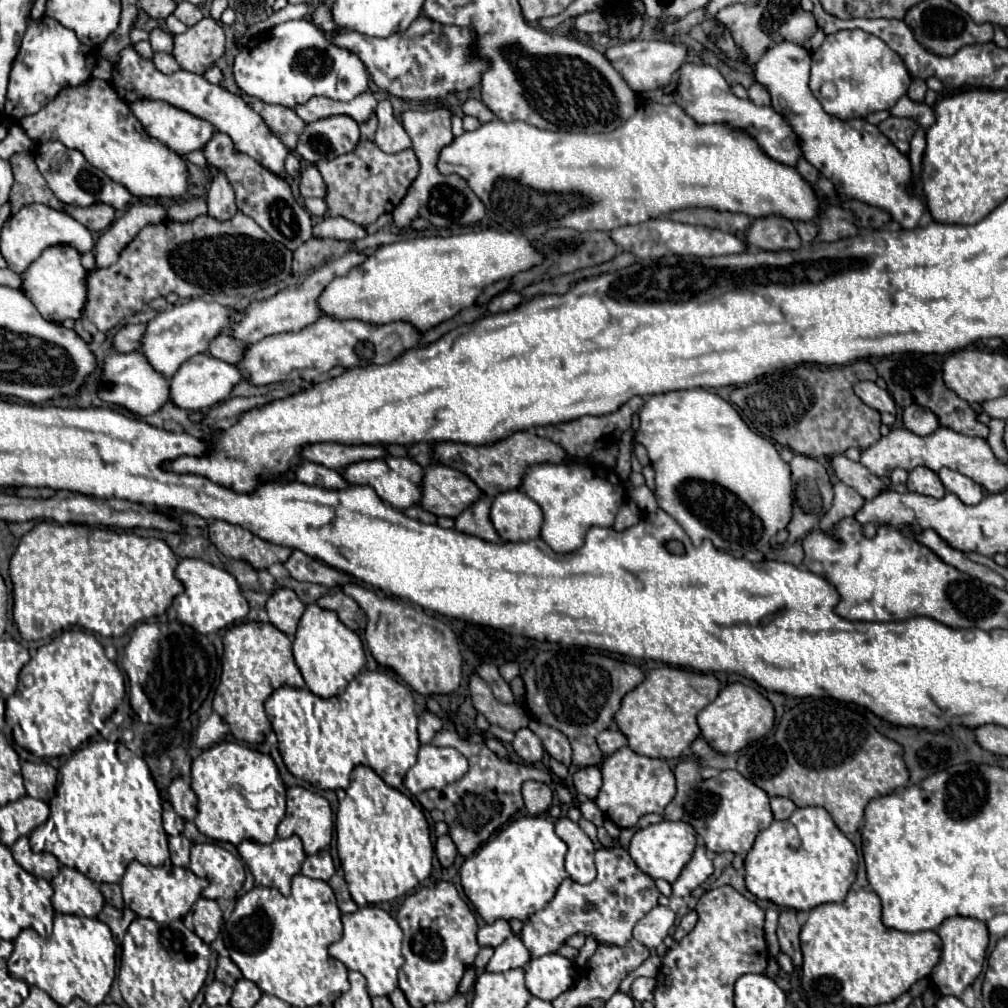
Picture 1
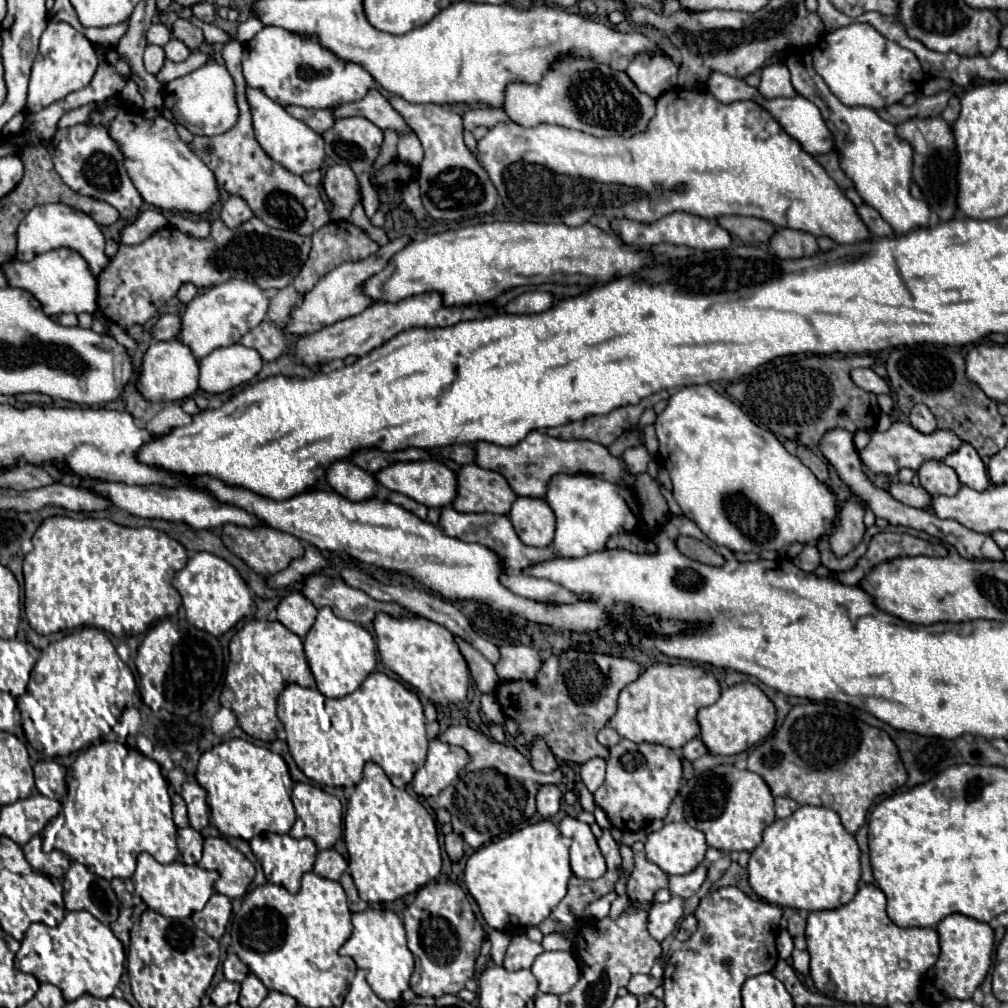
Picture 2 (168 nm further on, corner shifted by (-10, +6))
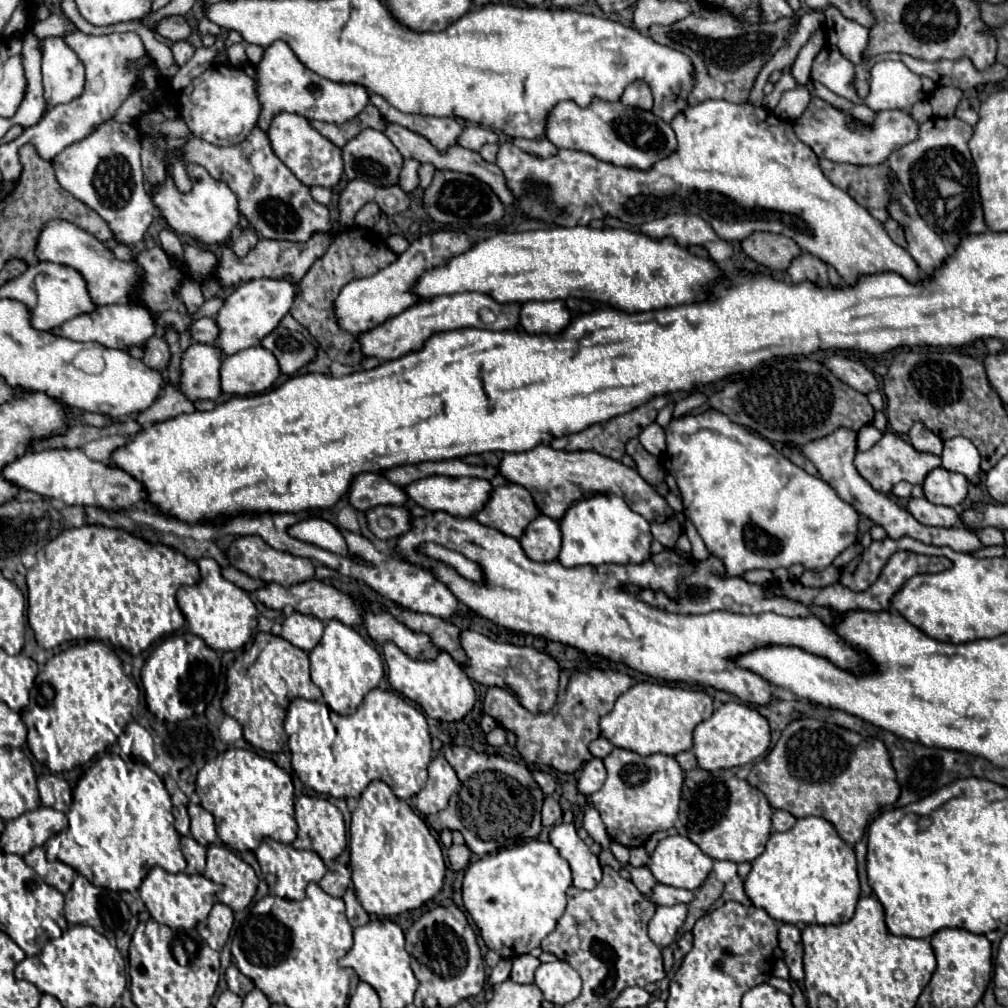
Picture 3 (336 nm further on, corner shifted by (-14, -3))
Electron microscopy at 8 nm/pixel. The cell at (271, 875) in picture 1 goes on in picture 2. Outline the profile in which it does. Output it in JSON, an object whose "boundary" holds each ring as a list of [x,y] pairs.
{"boundary":[[[260,834],[260,836],[254,836],[250,840],[250,848],[252,848],[254,856],[258,858],[258,862],[262,864],[266,880],[272,882],[272,884],[284,886],[292,894],[296,894],[300,890],[300,878],[302,878],[302,874],[306,874],[314,868],[316,854],[318,854],[318,848],[310,838],[296,840],[288,834]]]}

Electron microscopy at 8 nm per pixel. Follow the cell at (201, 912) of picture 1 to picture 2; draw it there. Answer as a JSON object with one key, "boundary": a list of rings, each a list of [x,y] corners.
{"boundary":[[[214,892],[208,904],[201,911],[194,913],[191,919],[194,925],[204,930],[208,936],[220,940],[230,920],[230,912],[232,912],[232,904],[228,896]]]}

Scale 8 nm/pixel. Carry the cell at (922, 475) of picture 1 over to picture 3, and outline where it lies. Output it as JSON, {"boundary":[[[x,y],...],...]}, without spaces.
{"boundary":[[[938,467],[932,469],[924,479],[924,495],[936,505],[958,507],[968,495],[968,481],[960,473],[952,473],[944,467]]]}

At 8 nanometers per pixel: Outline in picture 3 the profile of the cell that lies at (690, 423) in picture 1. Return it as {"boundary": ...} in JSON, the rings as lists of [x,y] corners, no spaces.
{"boundary":[[[716,409],[672,419],[666,427],[666,445],[666,465],[678,483],[684,515],[696,525],[706,549],[724,561],[730,577],[750,569],[776,569],[794,563],[820,571],[858,537],[856,509],[842,501],[826,481],[808,475],[776,451],[770,441],[730,421],[724,413],[716,413]]]}

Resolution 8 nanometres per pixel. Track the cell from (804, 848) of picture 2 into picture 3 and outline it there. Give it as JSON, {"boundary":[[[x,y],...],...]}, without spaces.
{"boundary":[[[802,817],[792,829],[770,835],[766,851],[752,861],[744,891],[756,907],[764,909],[776,921],[792,925],[844,923],[854,915],[860,897],[854,849],[840,841],[830,821],[822,817]]]}

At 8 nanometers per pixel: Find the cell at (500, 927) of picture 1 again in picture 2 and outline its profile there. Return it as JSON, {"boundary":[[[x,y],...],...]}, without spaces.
{"boundary":[[[492,930],[488,934],[488,940],[492,942],[492,950],[490,950],[490,958],[494,960],[496,966],[502,966],[502,960],[504,960],[504,954],[506,954],[506,948],[510,944],[510,934],[506,932],[500,932],[500,930]]]}

